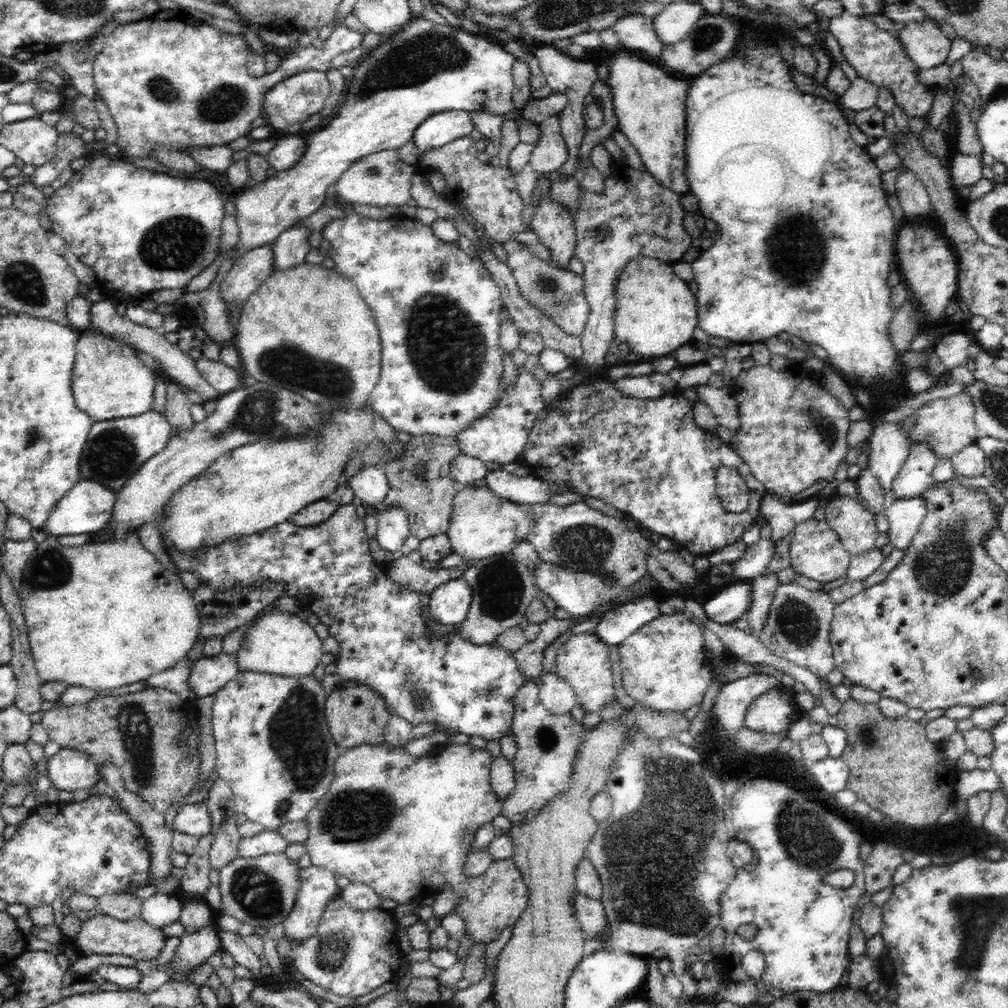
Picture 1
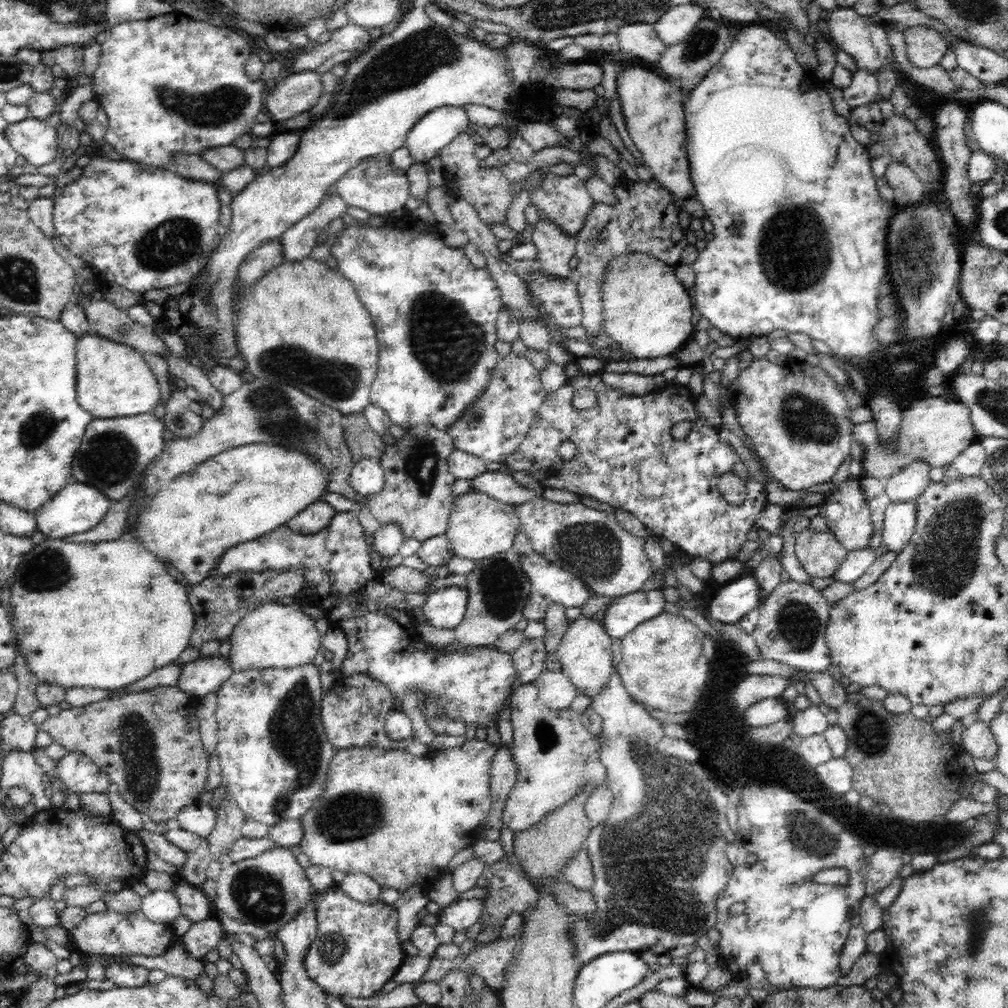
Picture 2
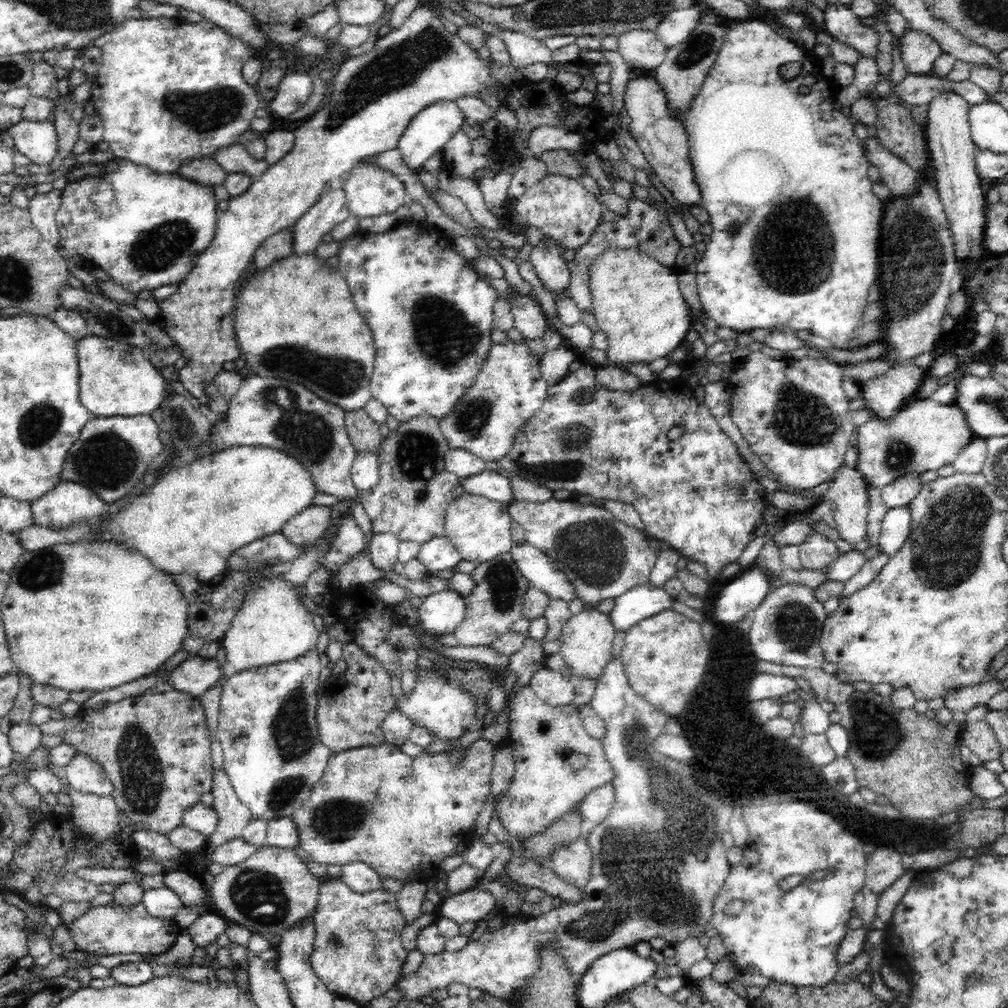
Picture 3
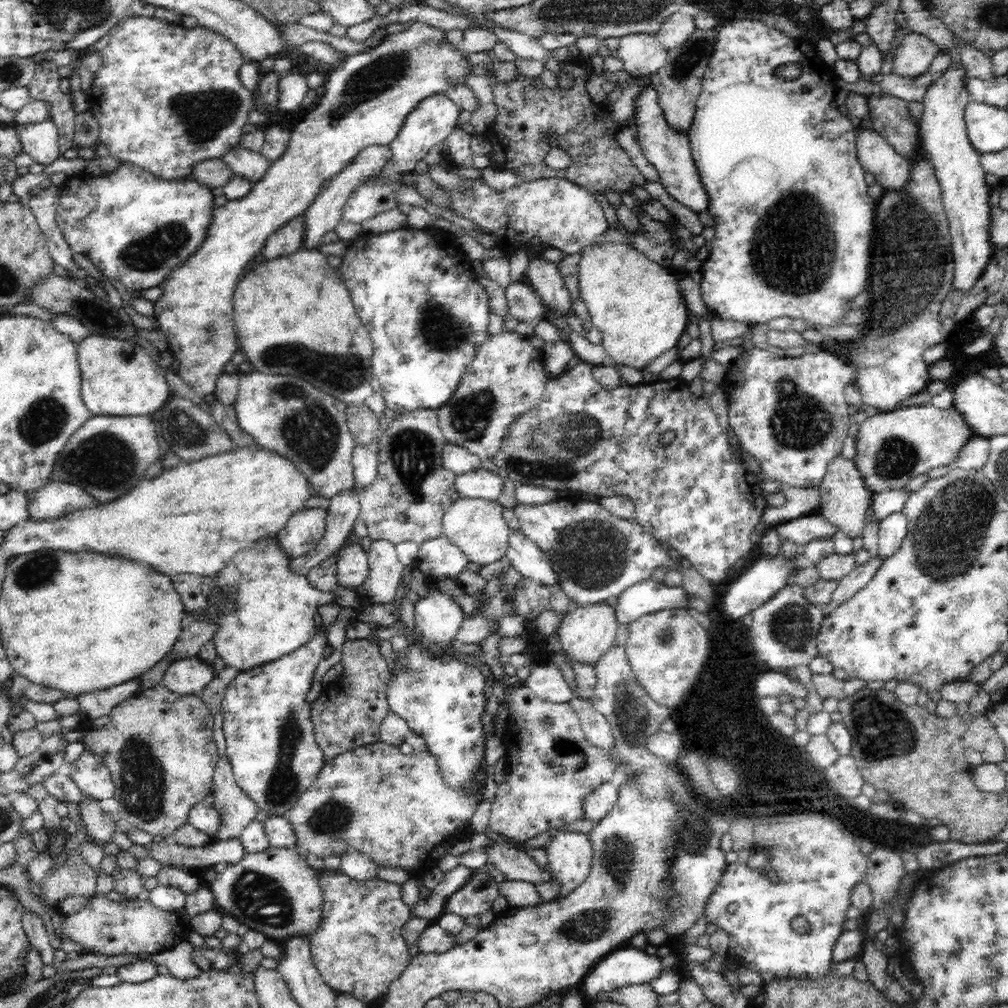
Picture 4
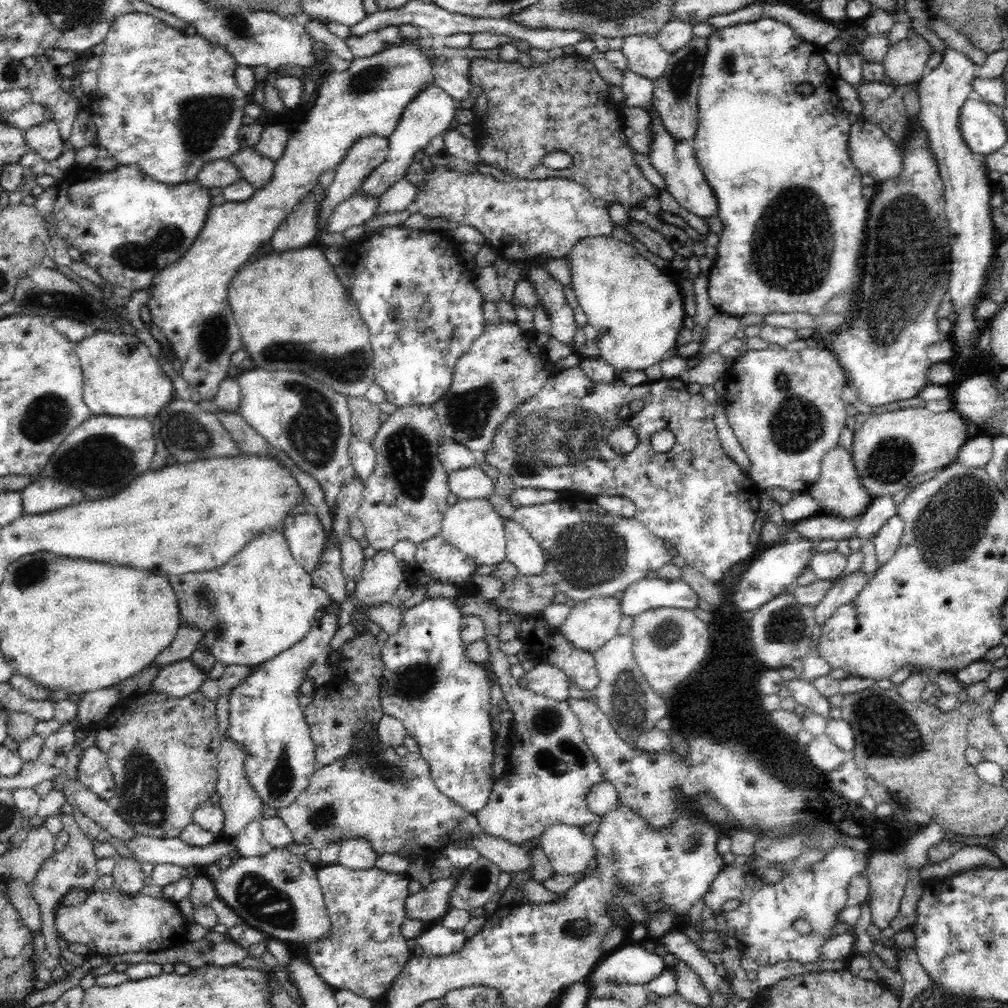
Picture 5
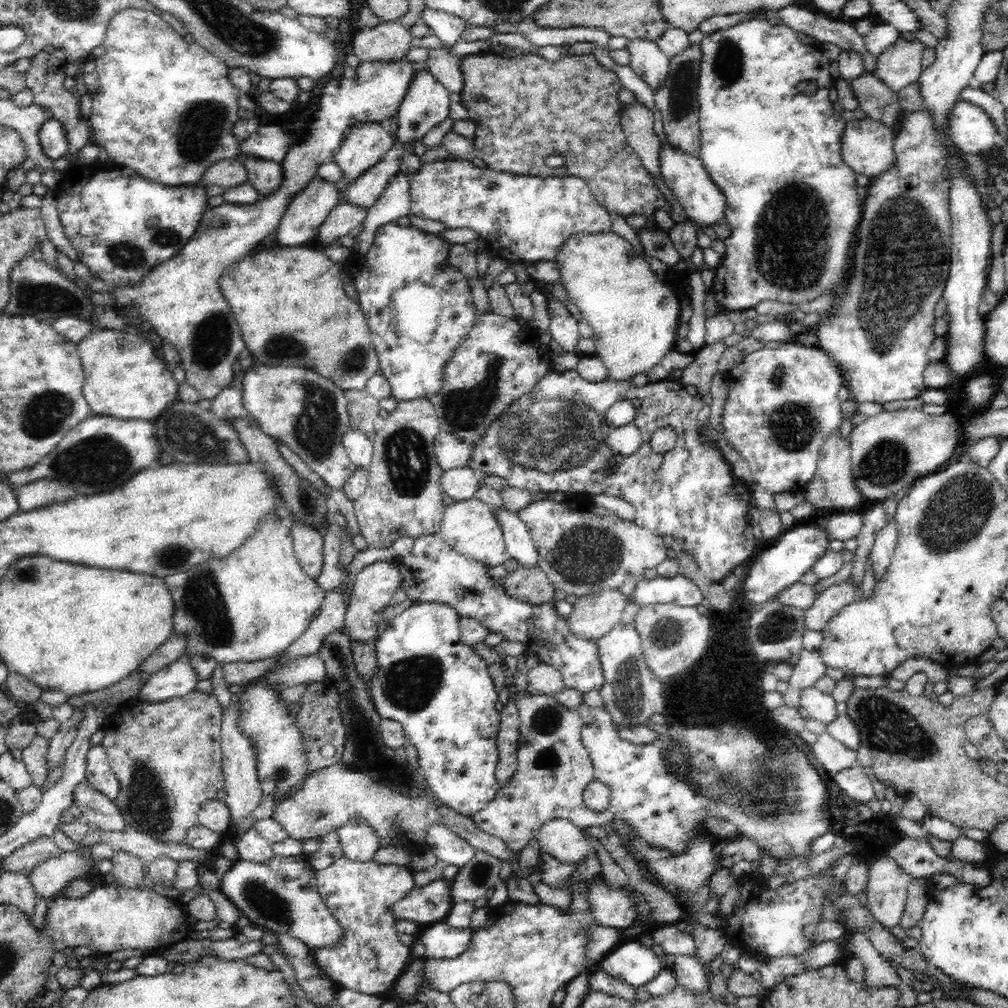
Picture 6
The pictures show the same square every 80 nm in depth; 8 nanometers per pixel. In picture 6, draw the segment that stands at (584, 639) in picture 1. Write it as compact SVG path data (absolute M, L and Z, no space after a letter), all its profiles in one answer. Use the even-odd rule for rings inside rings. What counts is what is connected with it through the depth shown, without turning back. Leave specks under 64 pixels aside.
M609 588L589 593L578 598L567 623L571 632L586 640L600 640L616 624L620 624L622 614L629 603L629 597L620 588Z

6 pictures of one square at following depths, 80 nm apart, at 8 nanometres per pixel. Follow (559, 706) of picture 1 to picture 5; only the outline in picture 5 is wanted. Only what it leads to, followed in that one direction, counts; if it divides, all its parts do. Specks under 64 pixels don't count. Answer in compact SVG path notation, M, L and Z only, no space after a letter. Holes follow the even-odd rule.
M550 663L538 664L525 674L523 687L537 695L551 697L552 700L564 701L569 697L569 681L560 668Z

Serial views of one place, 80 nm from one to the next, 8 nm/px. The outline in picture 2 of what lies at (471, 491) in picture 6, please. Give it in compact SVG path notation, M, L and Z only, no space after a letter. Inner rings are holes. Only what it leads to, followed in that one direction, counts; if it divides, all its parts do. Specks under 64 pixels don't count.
M486 471L471 481L471 490L480 491L494 500L514 505L538 499L536 491L516 482L511 472Z

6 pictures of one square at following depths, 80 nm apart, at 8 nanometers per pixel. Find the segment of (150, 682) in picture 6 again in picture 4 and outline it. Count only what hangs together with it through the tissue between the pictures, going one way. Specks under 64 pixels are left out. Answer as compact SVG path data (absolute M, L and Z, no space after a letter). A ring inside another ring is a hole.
M196 656L174 661L161 683L177 695L199 695L214 678L213 666Z

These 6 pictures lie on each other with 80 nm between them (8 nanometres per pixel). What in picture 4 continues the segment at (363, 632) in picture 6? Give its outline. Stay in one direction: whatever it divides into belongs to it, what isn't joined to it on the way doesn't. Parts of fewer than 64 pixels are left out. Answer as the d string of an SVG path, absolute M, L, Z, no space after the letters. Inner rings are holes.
M388 540L372 542L368 550L370 577L356 588L363 602L391 604L398 598L398 588L405 580L404 566L400 565L396 546Z

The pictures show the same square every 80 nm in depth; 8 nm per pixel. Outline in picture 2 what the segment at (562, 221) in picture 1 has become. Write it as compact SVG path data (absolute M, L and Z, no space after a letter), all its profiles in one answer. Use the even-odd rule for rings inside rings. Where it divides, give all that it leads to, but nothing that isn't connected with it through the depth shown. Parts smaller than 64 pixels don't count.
M538 220L533 228L532 240L540 250L540 274L548 275L548 278L570 278L572 269L568 264L575 255L576 239L561 234L552 223Z

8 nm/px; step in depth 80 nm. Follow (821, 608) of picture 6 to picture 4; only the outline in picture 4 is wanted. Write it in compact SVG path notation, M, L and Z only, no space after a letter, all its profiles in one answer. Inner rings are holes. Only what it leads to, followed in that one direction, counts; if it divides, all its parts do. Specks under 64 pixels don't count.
M870 558L863 566L854 568L850 574L842 578L836 586L831 602L822 606L824 615L828 616L832 610L855 596L876 575L882 564L883 561L880 558Z

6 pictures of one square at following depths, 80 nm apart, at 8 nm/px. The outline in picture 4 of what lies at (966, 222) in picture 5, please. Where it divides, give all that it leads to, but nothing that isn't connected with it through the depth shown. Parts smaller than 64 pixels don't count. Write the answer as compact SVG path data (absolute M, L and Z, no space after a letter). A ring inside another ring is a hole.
M952 62L945 71L934 77L933 84L926 89L924 98L924 113L919 124L921 135L921 152L931 161L934 167L938 185L942 192L942 205L949 223L950 240L952 241L952 254L954 254L954 288L960 292L968 292L974 288L976 281L986 270L986 266L994 256L996 247L991 242L991 207L990 188L986 183L985 172L981 165L979 152L974 149L968 137L968 128L965 125L965 108L971 101L967 90L968 70L962 65Z

